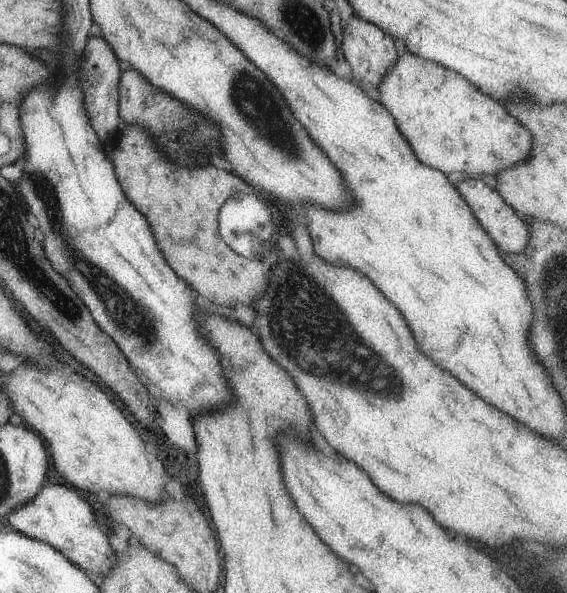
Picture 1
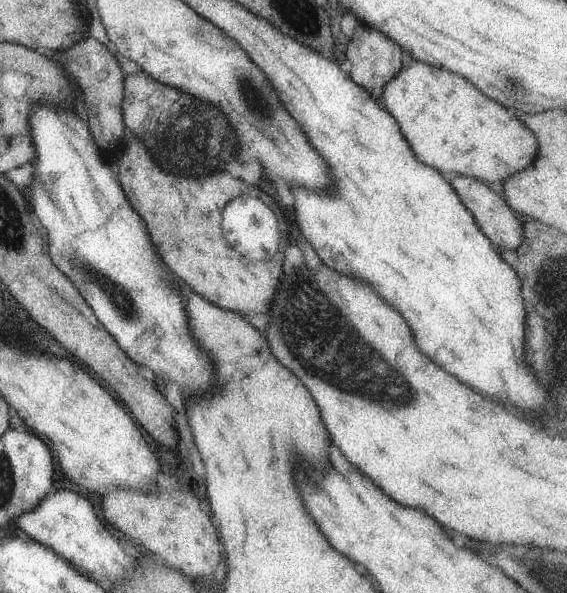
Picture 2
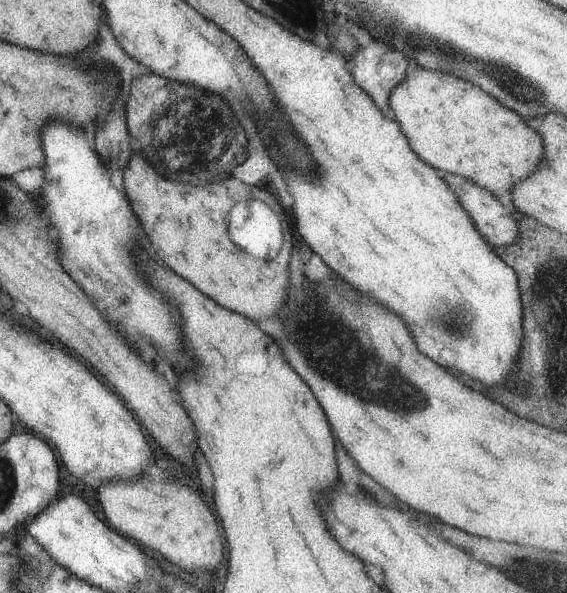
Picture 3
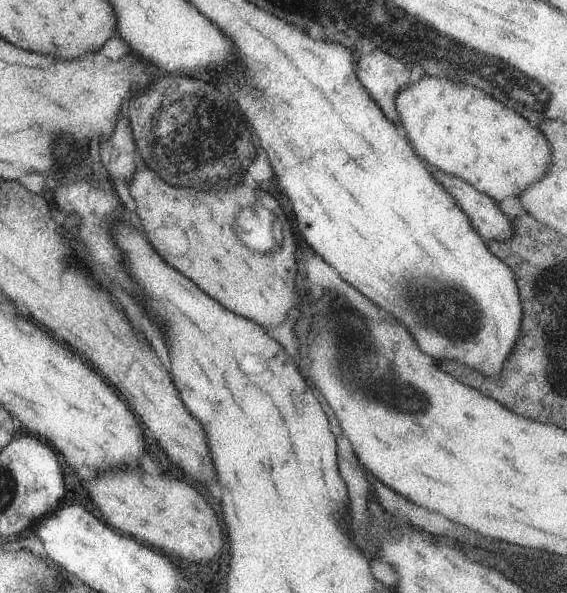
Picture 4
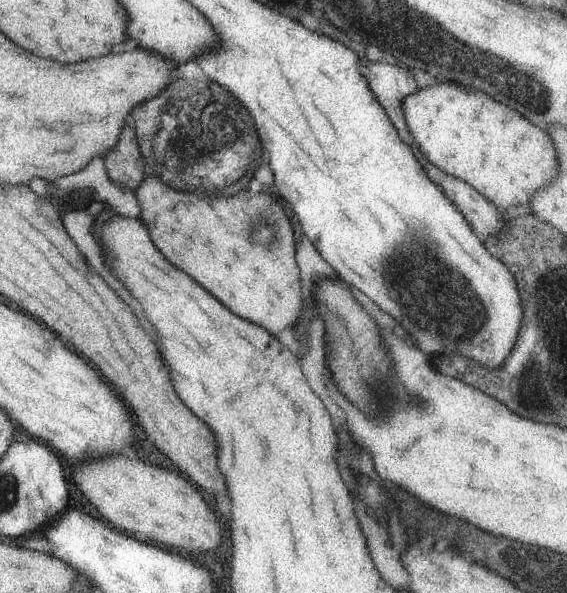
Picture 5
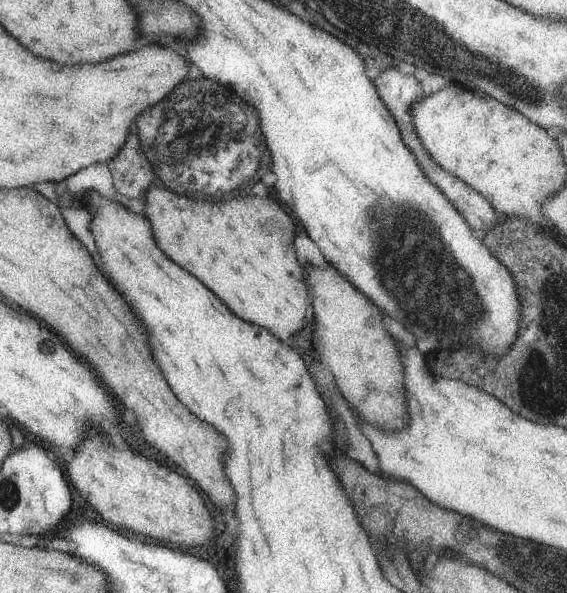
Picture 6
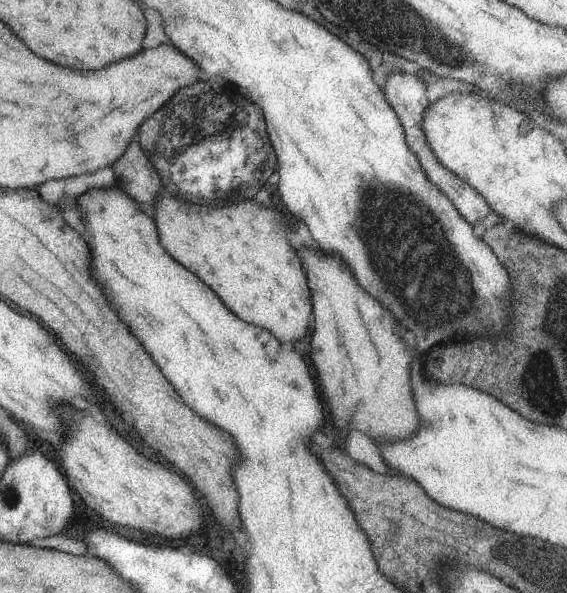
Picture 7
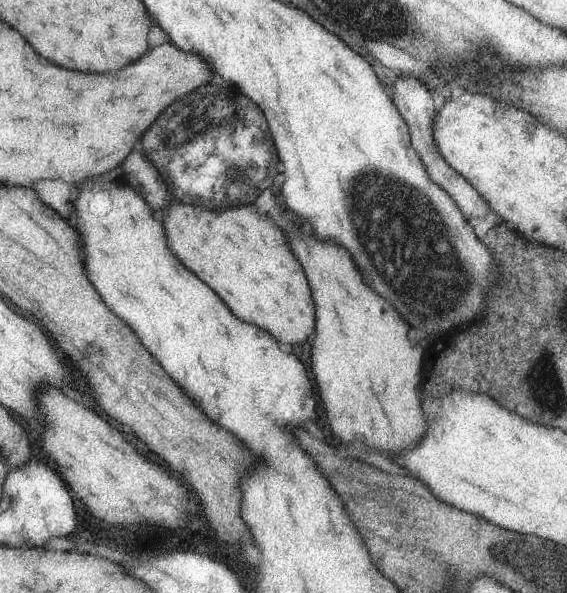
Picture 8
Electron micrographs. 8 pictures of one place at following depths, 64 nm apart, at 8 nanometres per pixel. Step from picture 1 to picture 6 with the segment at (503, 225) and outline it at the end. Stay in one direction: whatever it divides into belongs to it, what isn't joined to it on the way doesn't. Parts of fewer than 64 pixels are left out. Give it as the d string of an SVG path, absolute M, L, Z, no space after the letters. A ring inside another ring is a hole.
M398 68L387 69L381 72L375 82L381 99L392 113L394 120L398 123L405 146L412 150L412 154L416 157L420 168L424 170L424 174L426 174L428 180L432 180L432 184L435 184L444 193L444 196L448 198L452 206L456 207L456 210L466 219L466 222L472 229L475 228L476 230L487 231L496 226L496 216L494 215L496 211L492 208L488 200L485 199L485 196L476 192L476 190L468 186L464 181L461 181L457 176L446 172L432 156L428 154L428 151L421 143L413 123L412 107L415 102L421 101L425 96L422 91L422 85L420 85L414 75L405 75L398 71Z

